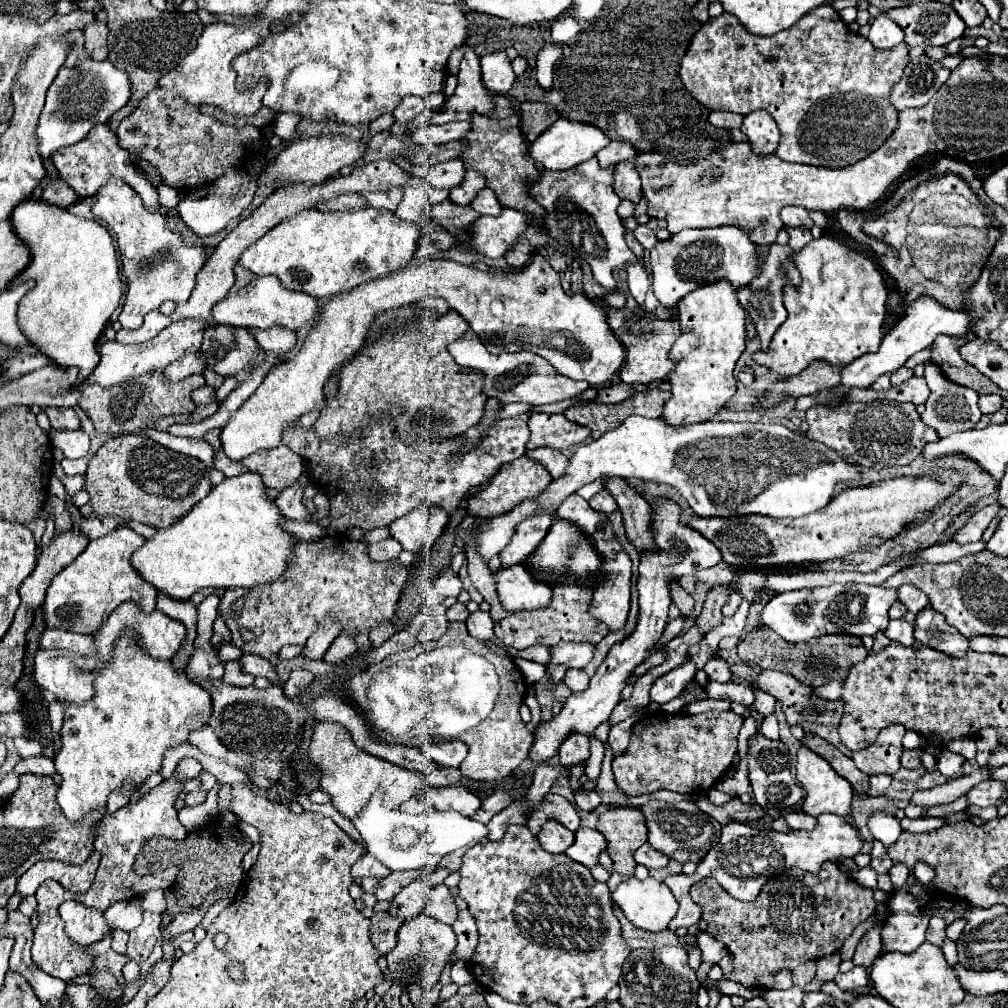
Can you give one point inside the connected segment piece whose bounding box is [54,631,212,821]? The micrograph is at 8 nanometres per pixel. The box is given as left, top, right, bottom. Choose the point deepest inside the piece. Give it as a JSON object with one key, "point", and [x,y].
{"point":[142,707]}

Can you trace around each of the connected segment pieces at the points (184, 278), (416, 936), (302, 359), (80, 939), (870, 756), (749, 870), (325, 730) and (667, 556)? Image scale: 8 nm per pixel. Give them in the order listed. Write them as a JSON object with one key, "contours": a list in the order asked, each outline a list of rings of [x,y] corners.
{"contours":[[[[110,179],[98,193],[92,213],[98,221],[116,237],[122,275],[126,277],[126,299],[118,321],[126,329],[142,327],[144,315],[158,309],[164,301],[184,303],[188,301],[194,285],[196,273],[208,259],[208,249],[204,245],[186,243],[184,235],[170,229],[170,217],[162,213],[152,213],[140,201],[140,195],[120,179]]],[[[420,913],[400,927],[398,943],[386,955],[390,979],[402,983],[404,987],[410,987],[410,985],[420,985],[422,989],[432,987],[438,983],[440,973],[448,963],[448,957],[452,955],[454,947],[456,947],[456,937],[452,927],[428,917],[426,913]]],[[[540,251],[532,253],[530,263],[520,271],[478,271],[456,261],[428,259],[332,297],[322,307],[318,323],[310,329],[302,349],[284,361],[284,365],[274,365],[260,387],[240,405],[228,425],[222,427],[220,443],[224,453],[232,461],[240,461],[254,451],[278,447],[284,429],[294,423],[298,415],[324,409],[324,383],[336,367],[342,367],[360,351],[374,317],[380,311],[422,300],[430,306],[437,301],[435,313],[456,311],[478,335],[502,339],[506,351],[528,349],[538,353],[550,361],[560,375],[588,381],[590,387],[606,385],[624,363],[622,343],[606,323],[608,303],[590,301],[582,291],[574,295],[564,293],[558,273]]],[[[78,901],[62,903],[58,913],[64,919],[64,929],[66,929],[68,937],[82,947],[86,947],[94,941],[100,941],[104,937],[104,933],[110,931],[102,911],[80,905]]],[[[902,725],[886,727],[878,733],[878,737],[870,743],[870,747],[860,751],[848,751],[848,757],[856,763],[856,767],[868,775],[888,773],[894,775],[900,769],[902,755],[902,737],[906,729]]],[[[820,815],[818,825],[812,831],[792,831],[792,833],[778,833],[778,831],[758,831],[744,823],[726,823],[722,825],[722,837],[714,849],[704,857],[704,861],[696,867],[692,875],[668,875],[664,883],[674,893],[680,909],[670,923],[670,929],[676,931],[678,927],[692,927],[702,917],[700,907],[690,899],[690,887],[706,877],[714,877],[720,887],[724,887],[734,899],[740,901],[754,901],[762,889],[762,885],[774,875],[790,867],[800,867],[804,871],[818,871],[824,861],[838,861],[842,857],[856,857],[862,849],[862,837],[850,821],[836,815]]],[[[318,723],[314,729],[314,737],[310,743],[310,759],[322,769],[320,779],[320,791],[330,795],[332,805],[348,819],[356,817],[360,809],[370,801],[372,793],[380,791],[386,797],[398,797],[398,803],[410,799],[416,795],[418,789],[426,787],[426,777],[402,769],[390,761],[378,759],[362,749],[358,749],[352,741],[352,735],[348,729],[344,729],[338,723]]],[[[668,499],[656,501],[652,507],[652,531],[656,537],[656,545],[660,551],[644,551],[640,555],[640,577],[638,577],[638,623],[630,637],[612,645],[608,657],[598,667],[596,675],[590,677],[590,687],[582,693],[572,693],[564,703],[558,715],[552,715],[550,721],[538,723],[534,731],[534,743],[528,753],[532,761],[544,763],[556,755],[560,741],[568,737],[568,733],[580,733],[590,737],[598,725],[608,721],[612,709],[620,701],[620,691],[624,689],[628,677],[632,675],[634,667],[638,667],[650,653],[650,649],[658,643],[664,633],[668,607],[670,607],[670,577],[694,573],[698,569],[714,567],[722,561],[720,551],[700,533],[690,529],[688,525],[680,523],[680,507]]]]}

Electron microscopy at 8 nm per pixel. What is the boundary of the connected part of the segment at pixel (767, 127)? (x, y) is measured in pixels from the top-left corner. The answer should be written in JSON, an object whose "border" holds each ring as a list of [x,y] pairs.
{"border":[[[752,111],[744,117],[740,131],[746,135],[752,153],[756,155],[772,155],[778,147],[778,125],[766,111]]]}

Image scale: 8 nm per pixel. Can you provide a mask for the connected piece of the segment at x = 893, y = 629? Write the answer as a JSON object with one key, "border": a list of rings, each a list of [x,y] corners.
{"border":[[[894,619],[888,623],[888,629],[884,631],[892,641],[910,647],[916,639],[914,639],[914,628],[910,623],[906,623],[904,619]]]}

